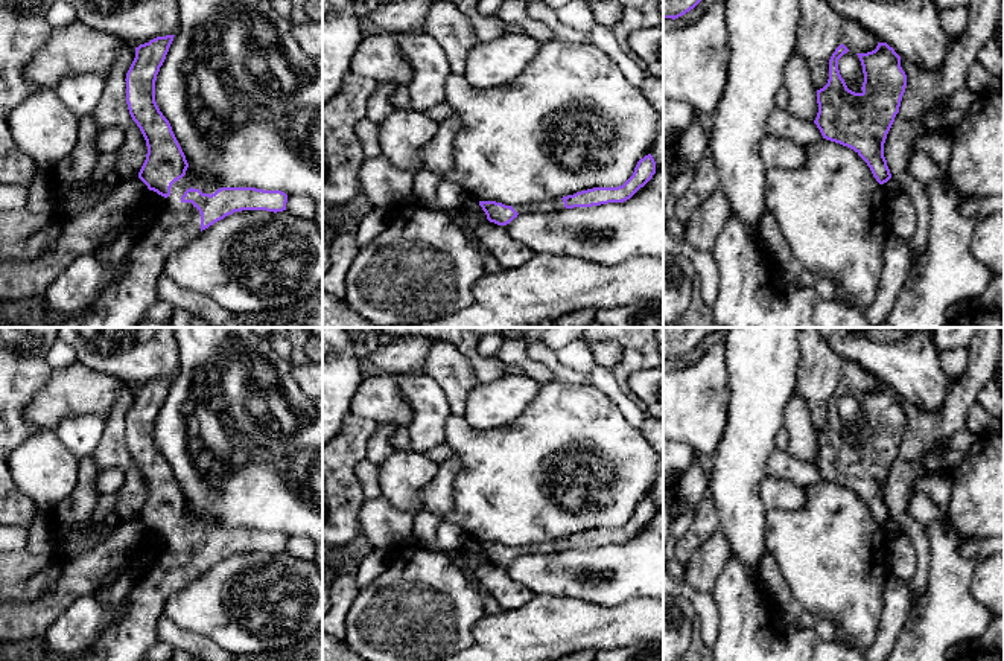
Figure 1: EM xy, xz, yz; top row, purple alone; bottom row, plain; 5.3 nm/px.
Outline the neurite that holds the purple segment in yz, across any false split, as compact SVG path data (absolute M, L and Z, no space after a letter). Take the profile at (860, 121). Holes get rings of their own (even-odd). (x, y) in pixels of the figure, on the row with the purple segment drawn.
M887 43L856 53L864 73L861 93L847 88L838 59L849 49L840 44L829 59L828 84L817 90L818 113L814 120L823 139L853 149L879 184L891 178L884 157L887 134L899 113L907 87L901 56Z

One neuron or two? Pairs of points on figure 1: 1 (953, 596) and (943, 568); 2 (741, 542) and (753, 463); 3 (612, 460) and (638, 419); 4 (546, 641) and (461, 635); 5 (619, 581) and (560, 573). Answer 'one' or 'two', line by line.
1: one
2: one
3: two
4: two
5: one

